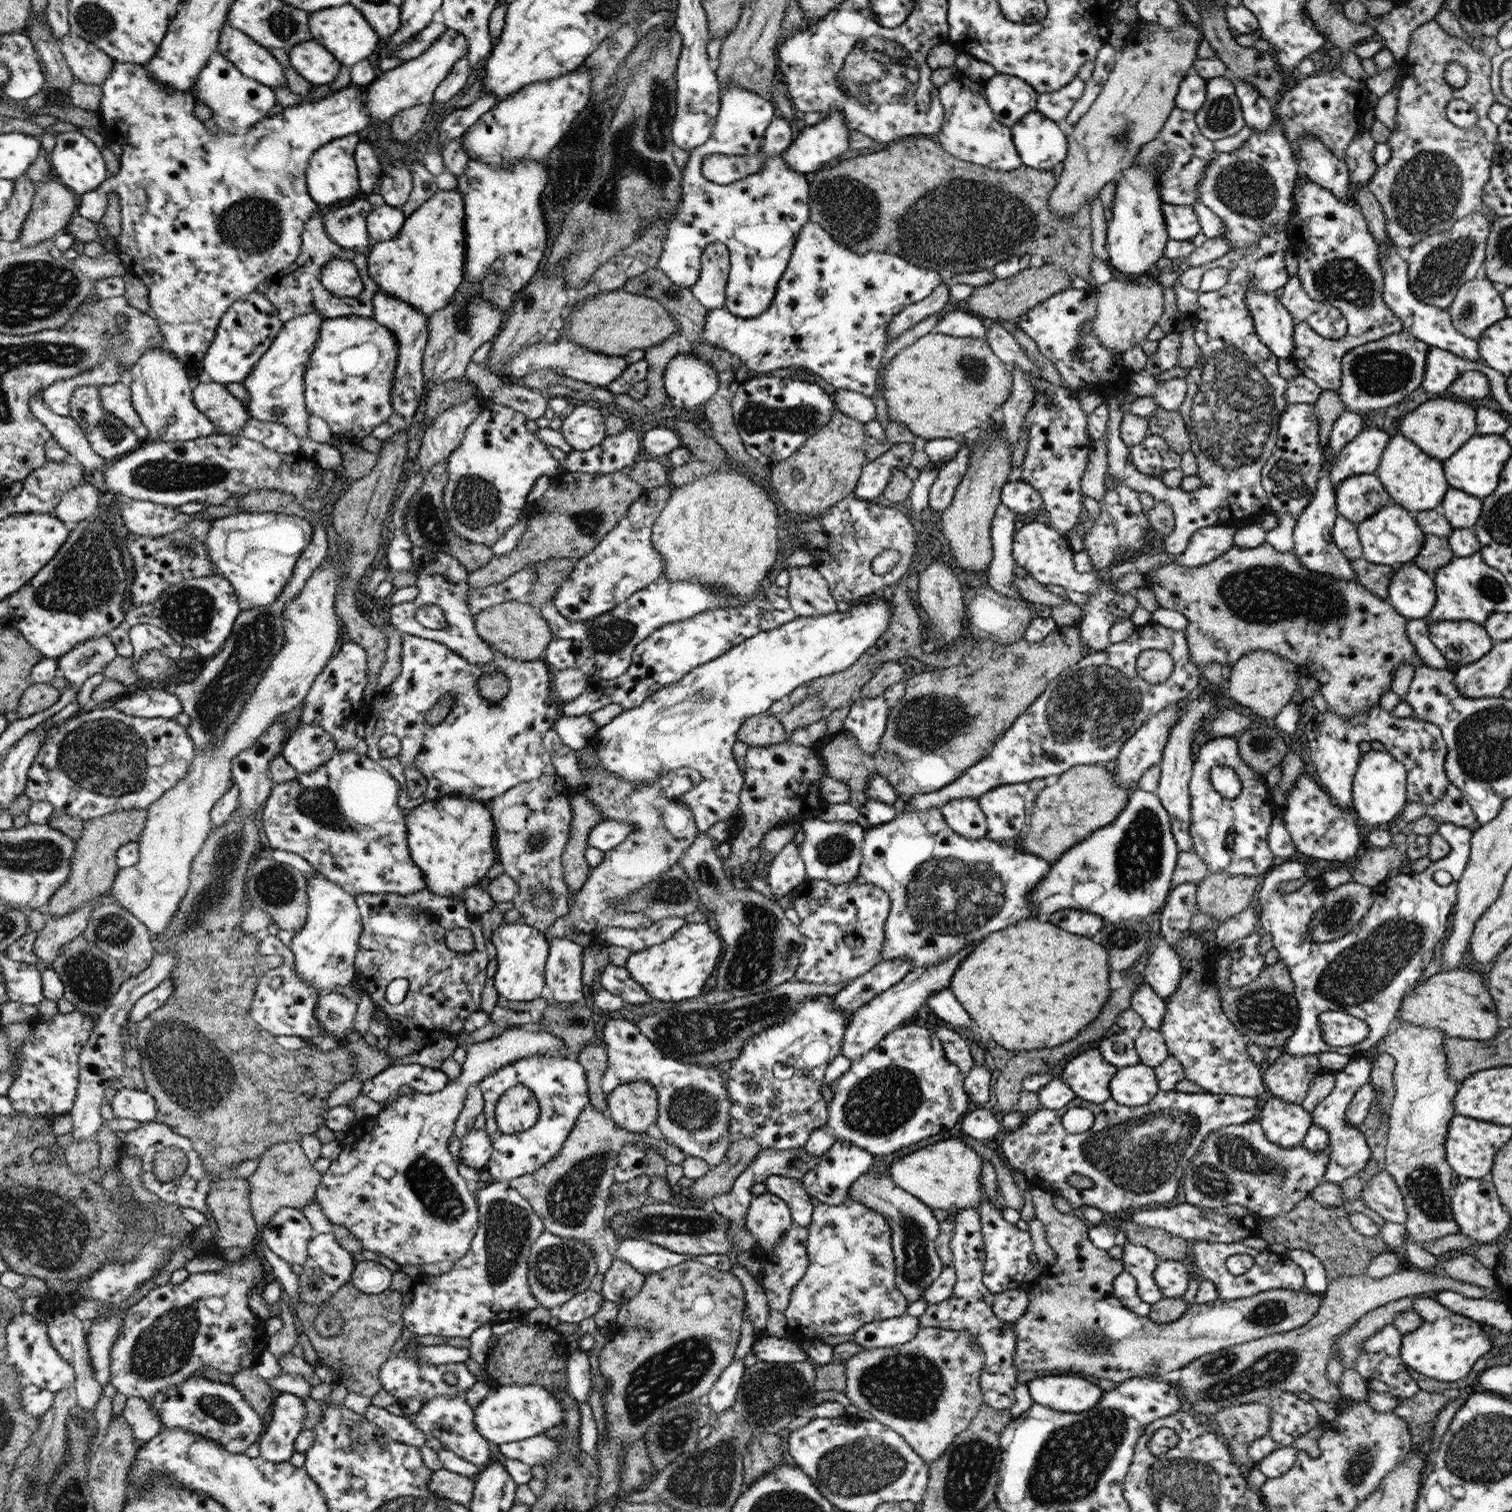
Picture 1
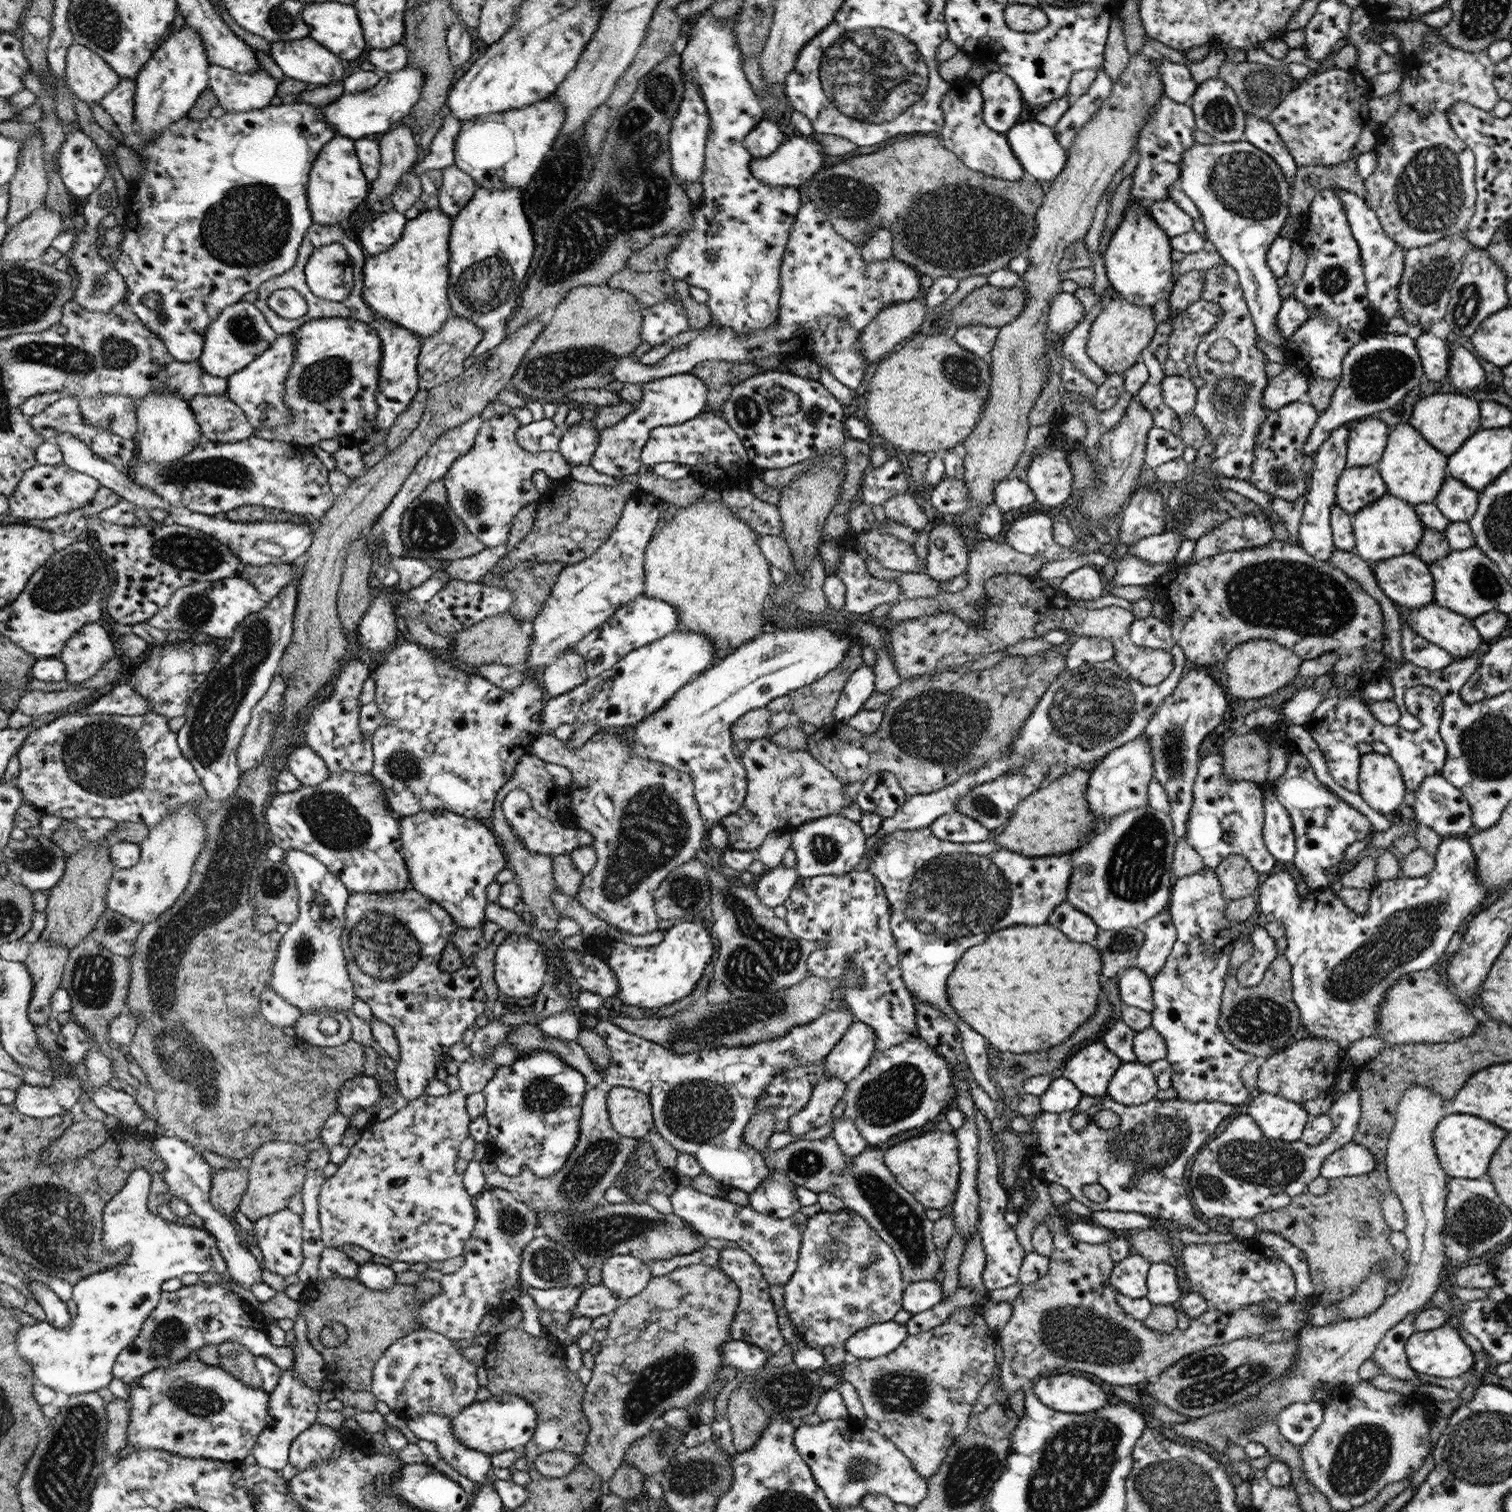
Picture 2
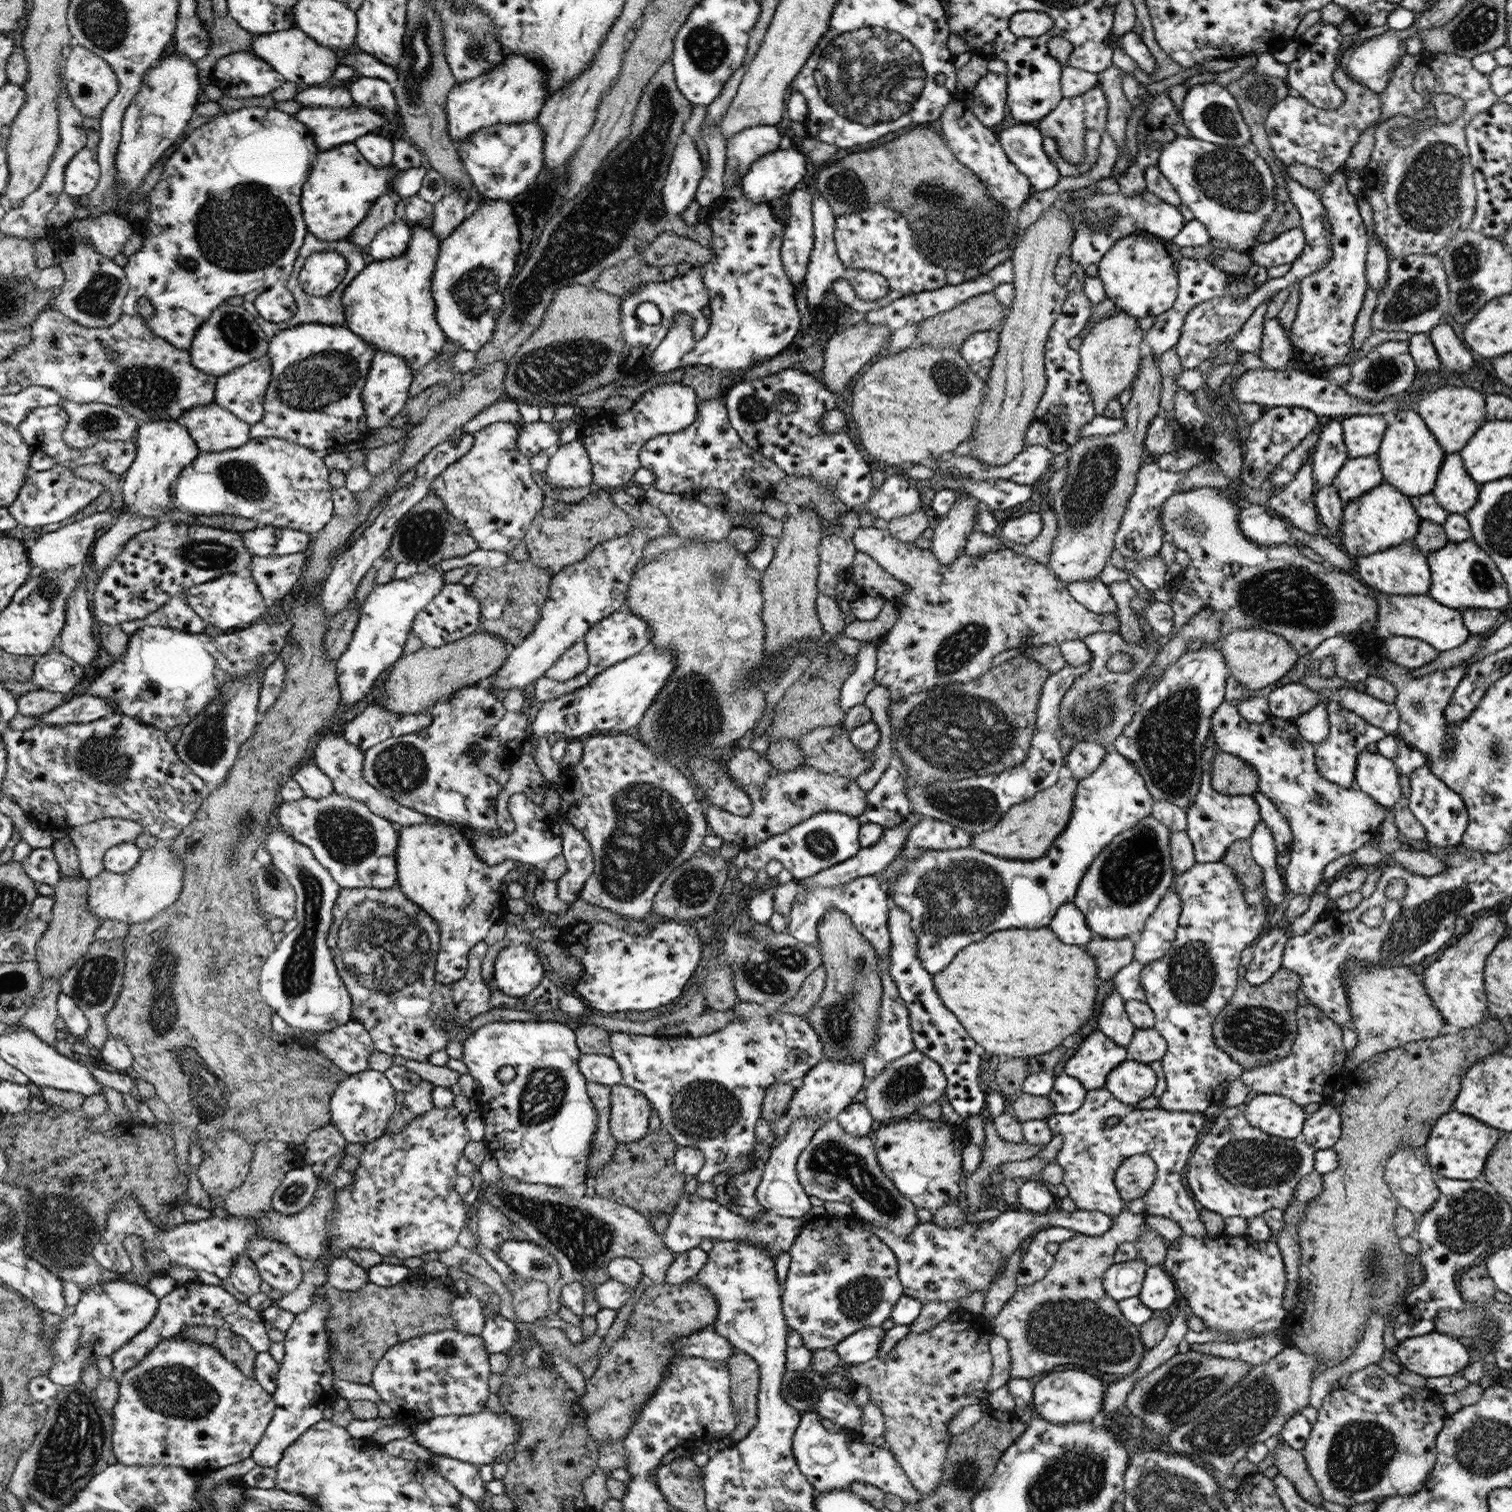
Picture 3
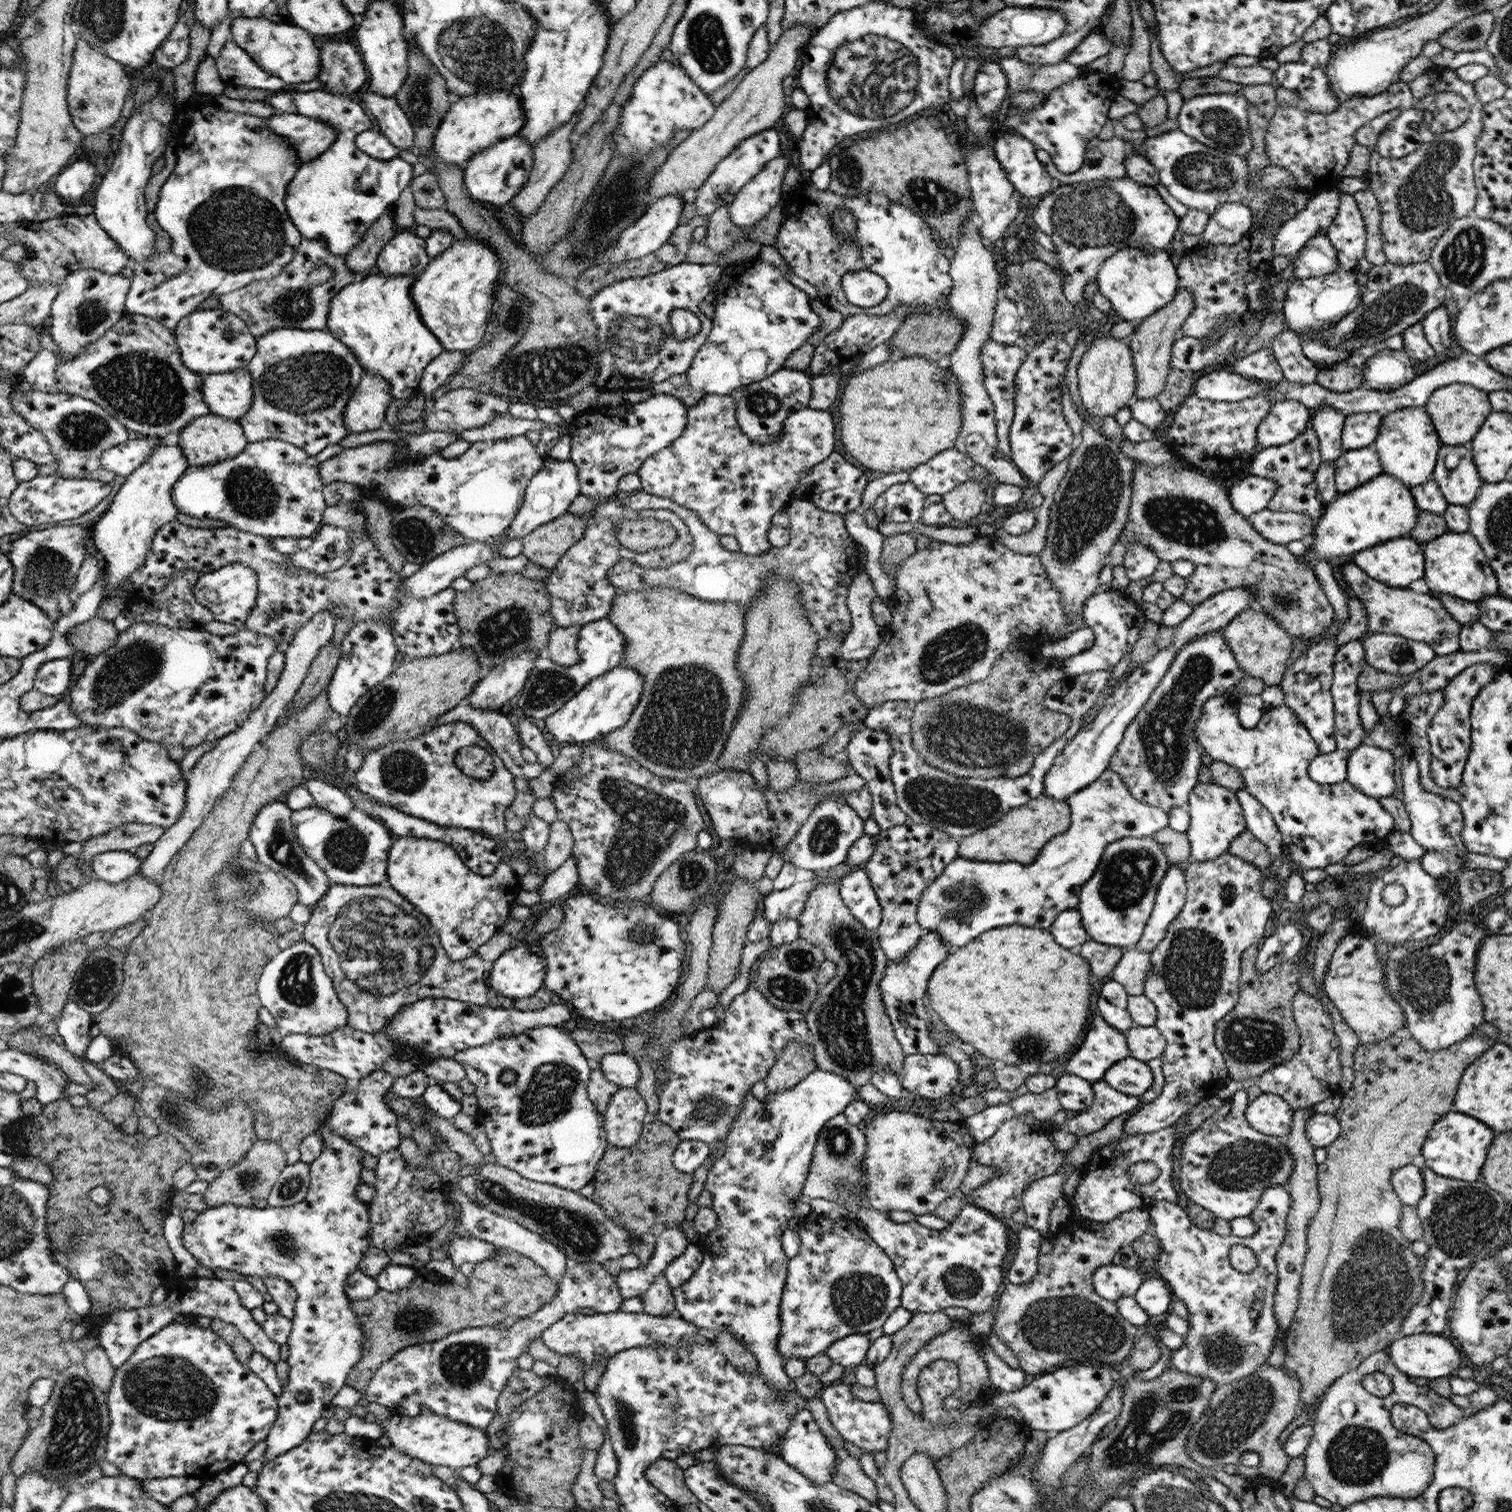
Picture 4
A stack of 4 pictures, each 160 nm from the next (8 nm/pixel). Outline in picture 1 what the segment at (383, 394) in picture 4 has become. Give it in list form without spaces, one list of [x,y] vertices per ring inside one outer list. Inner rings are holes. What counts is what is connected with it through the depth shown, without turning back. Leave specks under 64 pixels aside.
[[[377,292],[374,298],[375,316],[388,330],[394,331],[399,343],[399,366],[396,368],[395,380],[392,388],[392,403],[394,412],[382,424],[372,430],[371,435],[384,442],[387,438],[394,437],[396,433],[408,430],[412,417],[416,414],[422,390],[424,390],[423,360],[426,356],[426,346],[430,340],[430,318],[422,310],[416,310],[411,303],[403,299],[392,298],[385,292]]]

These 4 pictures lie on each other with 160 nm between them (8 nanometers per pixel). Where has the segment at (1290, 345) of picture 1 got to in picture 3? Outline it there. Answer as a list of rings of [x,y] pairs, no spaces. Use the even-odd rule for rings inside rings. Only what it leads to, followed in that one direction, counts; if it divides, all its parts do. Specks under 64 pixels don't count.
[[[1178,137],[1174,142],[1168,142],[1164,150],[1160,151],[1157,167],[1178,191],[1181,202],[1194,214],[1194,219],[1208,229],[1212,239],[1227,242],[1229,248],[1252,257],[1253,265],[1245,276],[1249,289],[1262,286],[1268,280],[1266,275],[1268,268],[1254,262],[1254,250],[1260,243],[1257,242],[1257,236],[1261,233],[1266,220],[1272,218],[1272,212],[1276,208],[1275,180],[1267,162],[1258,155],[1258,152],[1246,147],[1218,145],[1196,138]]]

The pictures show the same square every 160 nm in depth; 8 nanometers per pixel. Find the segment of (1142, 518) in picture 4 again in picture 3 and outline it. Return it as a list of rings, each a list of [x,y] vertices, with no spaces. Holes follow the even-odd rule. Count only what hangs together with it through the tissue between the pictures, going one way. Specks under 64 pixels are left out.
[[[1202,487],[1188,491],[1176,492],[1170,495],[1160,511],[1159,521],[1164,532],[1168,535],[1171,544],[1177,549],[1184,550],[1190,555],[1190,566],[1184,570],[1170,586],[1172,601],[1170,606],[1174,612],[1174,627],[1170,634],[1174,638],[1182,634],[1182,628],[1200,614],[1200,609],[1208,607],[1214,609],[1220,616],[1219,640],[1191,640],[1188,651],[1198,650],[1206,645],[1219,645],[1226,635],[1232,630],[1266,630],[1272,634],[1282,635],[1297,651],[1299,656],[1310,654],[1321,641],[1340,634],[1352,634],[1352,645],[1359,646],[1360,654],[1369,654],[1369,645],[1378,641],[1374,635],[1374,624],[1378,618],[1375,594],[1370,594],[1368,587],[1360,584],[1345,572],[1334,570],[1332,566],[1325,568],[1318,562],[1310,561],[1293,544],[1278,544],[1262,546],[1248,540],[1239,525],[1239,516],[1242,508],[1234,503],[1234,496],[1227,495],[1224,489],[1216,487]],[[1237,564],[1236,573],[1228,576],[1226,568]]]

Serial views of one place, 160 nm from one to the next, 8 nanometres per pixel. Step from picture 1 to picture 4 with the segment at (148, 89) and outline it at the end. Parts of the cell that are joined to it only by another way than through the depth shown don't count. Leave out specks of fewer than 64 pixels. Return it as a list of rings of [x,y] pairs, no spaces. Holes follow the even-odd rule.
[[[202,95],[195,97],[187,109],[191,109],[192,116],[183,132],[185,143],[177,144],[176,166],[159,191],[154,212],[160,227],[172,238],[172,248],[166,253],[146,256],[133,266],[134,275],[125,300],[126,313],[156,319],[171,330],[184,317],[200,310],[198,305],[206,298],[222,297],[252,281],[279,276],[303,240],[286,204],[288,184],[302,165],[291,140],[271,130],[266,119],[226,112],[208,105]]]

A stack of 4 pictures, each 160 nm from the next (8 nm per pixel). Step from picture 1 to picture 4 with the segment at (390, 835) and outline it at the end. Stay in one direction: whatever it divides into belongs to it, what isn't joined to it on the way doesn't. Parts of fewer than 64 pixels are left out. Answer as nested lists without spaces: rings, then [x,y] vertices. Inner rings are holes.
[[[312,806],[294,810],[291,821],[299,843],[332,883],[344,886],[384,884],[392,836],[374,817],[370,818],[367,812],[353,808],[350,814],[340,817],[329,810]]]

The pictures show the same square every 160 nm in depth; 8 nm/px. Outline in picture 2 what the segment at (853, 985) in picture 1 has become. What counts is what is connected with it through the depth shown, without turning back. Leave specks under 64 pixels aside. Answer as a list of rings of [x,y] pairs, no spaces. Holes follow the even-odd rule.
[[[844,1001],[832,1005],[816,1020],[800,1026],[793,1026],[788,1034],[762,1040],[752,1046],[736,1046],[736,1048],[704,1048],[700,1052],[674,1054],[660,1044],[654,1044],[622,1030],[619,1026],[600,1021],[594,1028],[596,1034],[609,1047],[611,1060],[604,1072],[604,1082],[611,1087],[628,1087],[643,1091],[650,1096],[655,1110],[655,1121],[658,1134],[667,1140],[679,1153],[688,1153],[696,1157],[703,1173],[713,1180],[724,1183],[746,1192],[758,1189],[764,1181],[772,1176],[767,1168],[766,1155],[755,1147],[748,1146],[743,1139],[748,1121],[758,1110],[759,1099],[763,1097],[767,1087],[778,1075],[792,1067],[808,1067],[819,1064],[838,1045],[854,1022],[854,1014]]]

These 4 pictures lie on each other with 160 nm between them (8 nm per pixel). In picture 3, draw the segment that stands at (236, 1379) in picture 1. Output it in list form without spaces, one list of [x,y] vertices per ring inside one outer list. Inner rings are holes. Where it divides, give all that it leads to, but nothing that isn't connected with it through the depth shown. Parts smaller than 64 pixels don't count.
[[[218,1329],[214,1346],[219,1351],[223,1351],[223,1354],[235,1363],[248,1378],[254,1378],[258,1353],[247,1339],[231,1330]]]

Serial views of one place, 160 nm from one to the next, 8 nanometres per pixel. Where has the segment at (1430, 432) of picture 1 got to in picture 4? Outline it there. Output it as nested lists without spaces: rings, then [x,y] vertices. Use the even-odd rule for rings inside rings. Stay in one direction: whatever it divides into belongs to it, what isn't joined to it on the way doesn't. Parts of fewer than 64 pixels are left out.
[[[1460,383],[1441,386],[1435,390],[1424,409],[1429,414],[1442,444],[1452,446],[1469,444],[1480,430],[1485,418],[1493,411],[1487,392],[1478,390],[1475,386]]]

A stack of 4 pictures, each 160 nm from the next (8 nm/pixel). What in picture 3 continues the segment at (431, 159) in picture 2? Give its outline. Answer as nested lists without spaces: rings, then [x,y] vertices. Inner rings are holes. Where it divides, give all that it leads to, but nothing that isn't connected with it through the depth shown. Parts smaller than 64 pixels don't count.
[[[353,143],[320,151],[302,190],[301,204],[308,230],[320,240],[348,239],[356,226],[367,218],[377,198],[389,188],[393,188],[401,197],[412,196],[422,188],[426,176],[423,166],[406,170],[398,170],[392,165],[375,167],[363,158]]]

